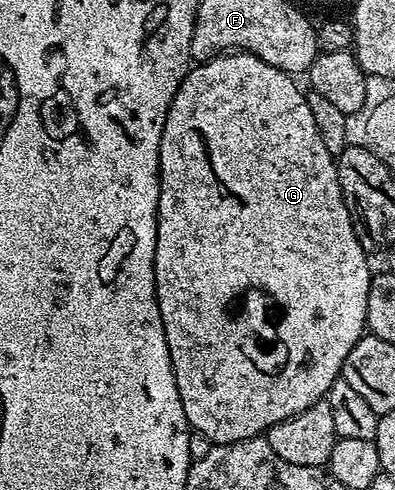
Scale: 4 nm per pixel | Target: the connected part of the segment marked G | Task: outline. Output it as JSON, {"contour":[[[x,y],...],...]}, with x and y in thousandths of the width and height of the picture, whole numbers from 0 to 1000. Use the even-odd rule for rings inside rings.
{"contour":[[[590,102],[575,110],[539,114],[532,122],[499,129],[478,137],[463,167],[451,176],[451,192],[441,192],[441,208],[430,208],[430,224],[420,233],[420,249],[410,265],[410,290],[405,292],[405,402],[400,404],[400,437],[395,439],[395,508],[390,510],[390,567],[395,569],[395,606],[400,608],[400,633],[410,641],[410,665],[420,673],[420,706],[430,714],[430,739],[441,755],[441,771],[451,788],[451,804],[461,812],[461,837],[471,837],[476,871],[489,882],[522,886],[539,908],[590,906],[605,898],[628,898],[635,890],[656,890],[676,884],[681,873],[704,861],[775,837],[775,829],[795,829],[795,820],[823,814],[835,788],[848,776],[863,773],[876,739],[876,722],[896,714],[911,688],[924,684],[932,659],[927,657],[927,608],[937,600],[937,576],[947,561],[944,549],[932,549],[934,516],[911,500],[906,478],[896,478],[896,461],[886,437],[876,429],[876,412],[866,404],[866,388],[856,380],[856,355],[851,331],[815,292],[815,280],[805,276],[805,257],[795,257],[795,233],[785,233],[780,198],[747,171],[742,157],[727,147],[684,135],[684,127],[663,127],[630,106]]]}

